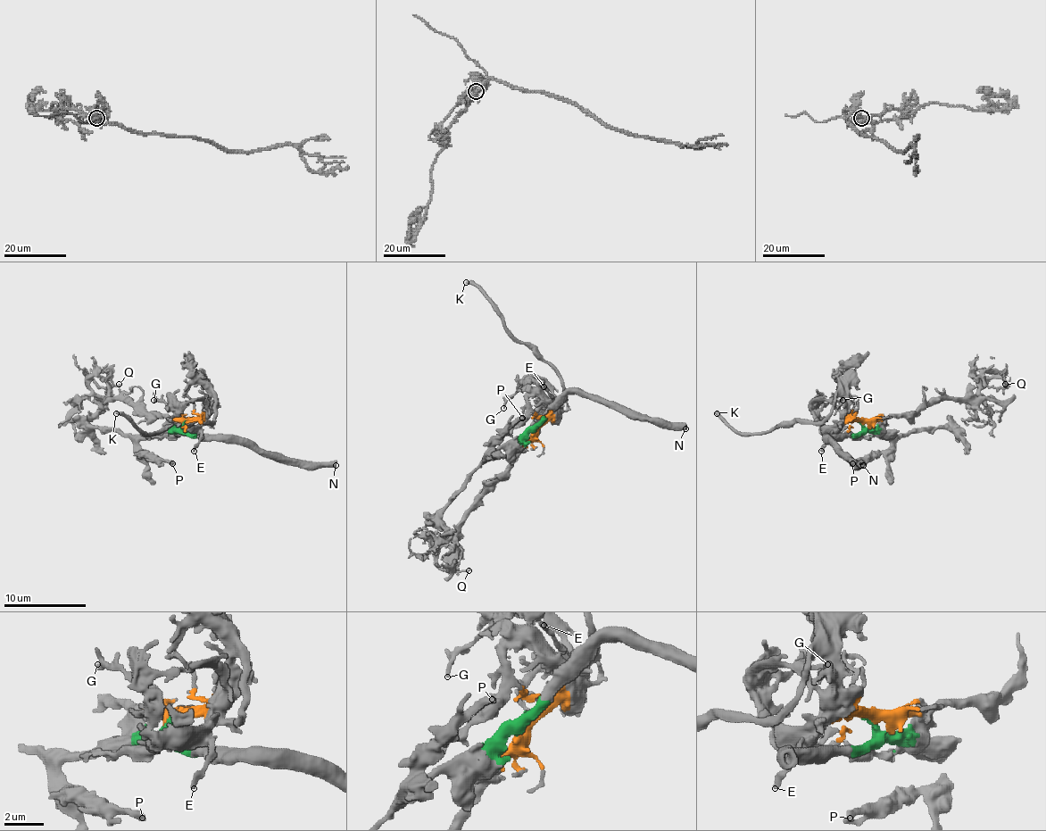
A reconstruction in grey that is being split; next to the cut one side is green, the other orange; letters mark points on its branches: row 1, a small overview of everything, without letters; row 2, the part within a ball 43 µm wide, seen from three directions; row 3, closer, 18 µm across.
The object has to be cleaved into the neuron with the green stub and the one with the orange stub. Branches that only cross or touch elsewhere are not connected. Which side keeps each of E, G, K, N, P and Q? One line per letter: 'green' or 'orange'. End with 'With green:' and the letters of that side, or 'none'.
E: orange
G: orange
K: orange
N: green
P: green
Q: orange
With green: N, P

